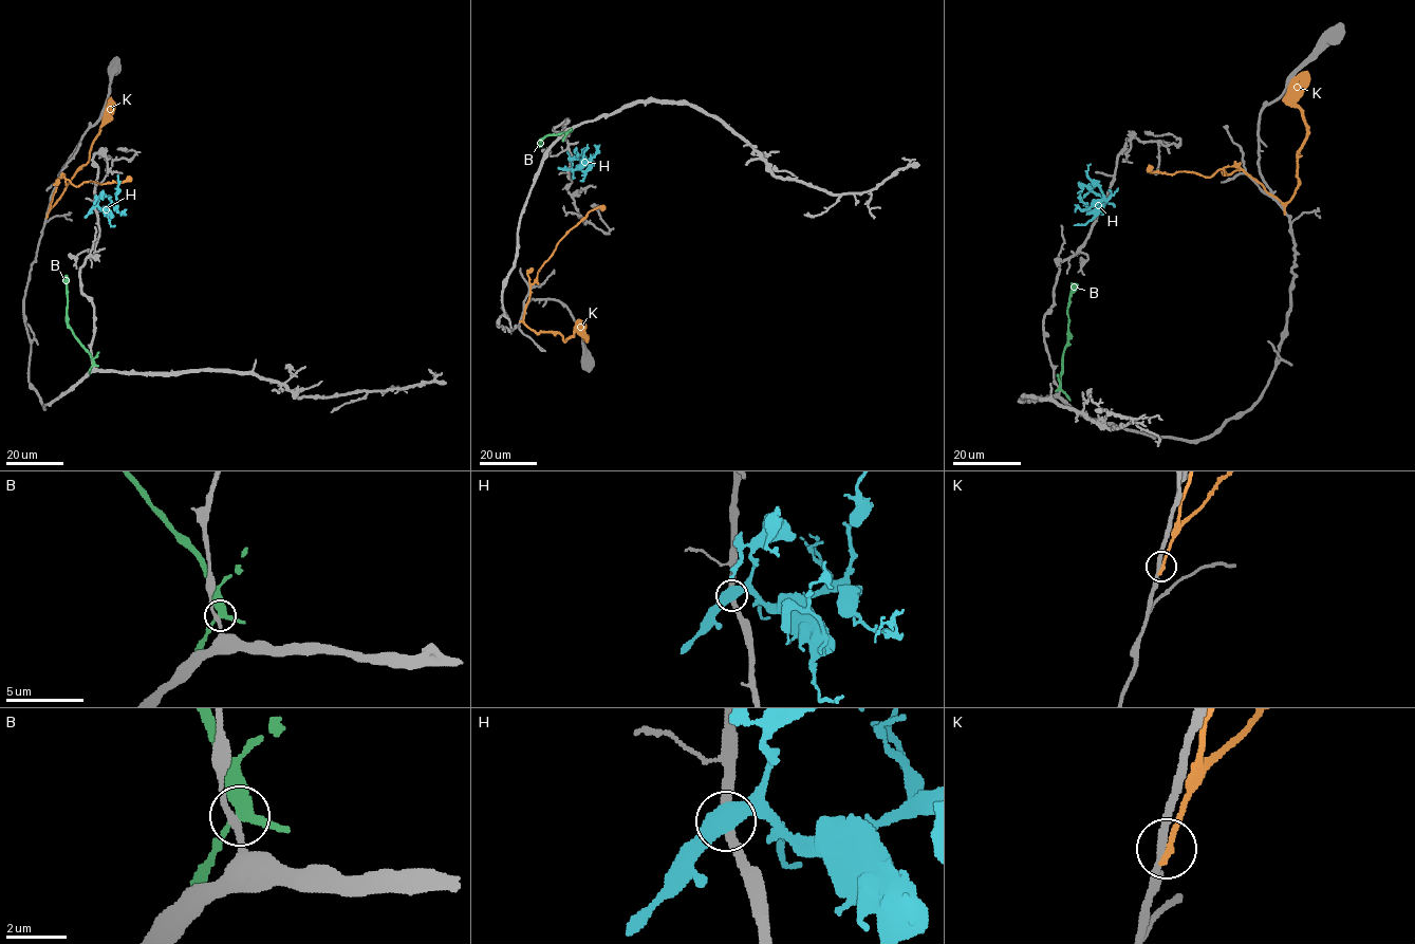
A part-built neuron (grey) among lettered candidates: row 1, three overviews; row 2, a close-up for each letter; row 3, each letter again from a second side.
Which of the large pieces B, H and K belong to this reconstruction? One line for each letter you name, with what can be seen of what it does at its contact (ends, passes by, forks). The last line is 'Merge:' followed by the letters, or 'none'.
Merge: none

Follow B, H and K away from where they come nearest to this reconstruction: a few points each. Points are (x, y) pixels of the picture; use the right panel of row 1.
B: (1059, 389), (1067, 338), (1069, 295), (1077, 284)
H: (1103, 202), (1106, 200), (1101, 189), (1086, 172), (1091, 164)
K: (1284, 213), (1283, 205), (1276, 198), (1234, 166), (1224, 166), (1210, 177), (1192, 171), (1152, 172), (1150, 166)

